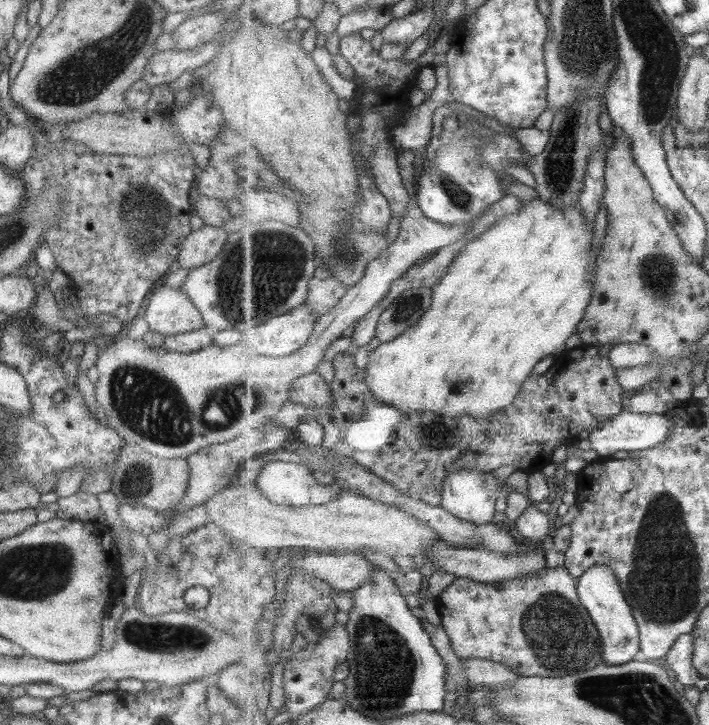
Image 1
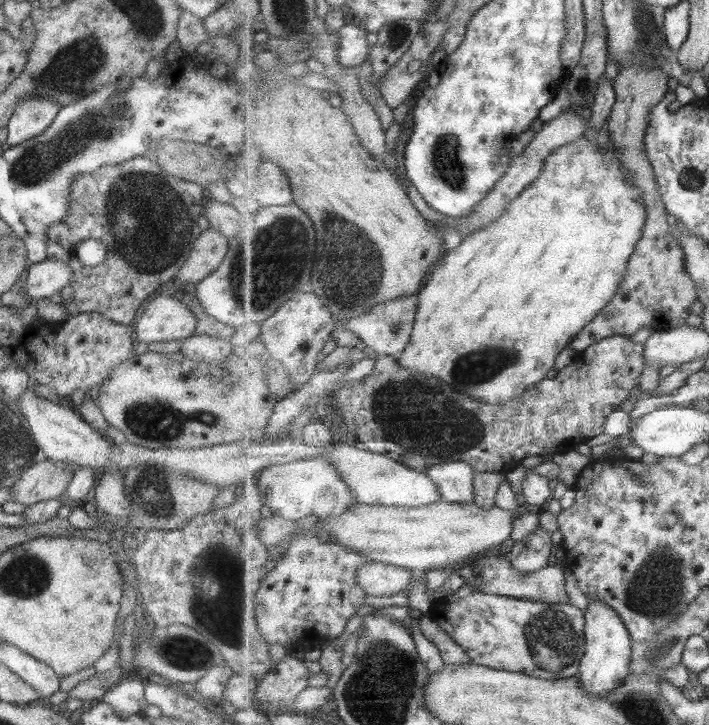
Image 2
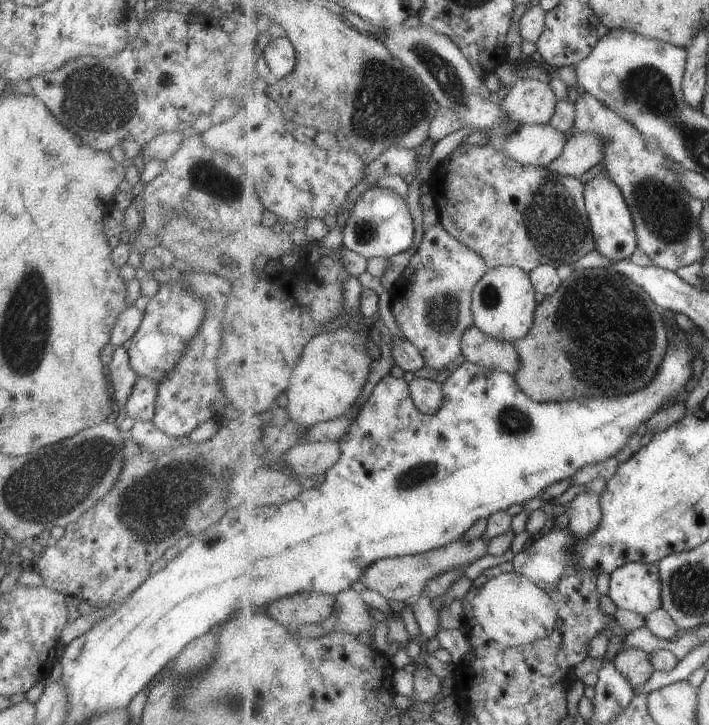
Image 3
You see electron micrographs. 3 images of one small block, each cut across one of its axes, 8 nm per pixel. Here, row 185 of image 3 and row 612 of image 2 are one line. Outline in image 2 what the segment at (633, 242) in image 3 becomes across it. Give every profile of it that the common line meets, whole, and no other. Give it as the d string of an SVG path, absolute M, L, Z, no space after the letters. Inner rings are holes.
M588 600L585 612L587 652L577 675L583 682L583 688L589 694L595 694L595 698L601 698L607 692L619 688L625 678L630 675L633 639L623 618L619 616L619 612L615 608L611 608L607 602Z

